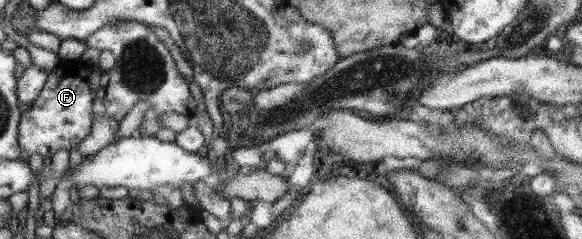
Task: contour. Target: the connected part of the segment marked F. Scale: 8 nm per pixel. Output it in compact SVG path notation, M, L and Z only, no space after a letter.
M79 59L69 63L65 69L57 66L47 74L46 81L30 109L22 113L18 125L18 141L28 156L38 154L49 157L59 149L70 150L90 133L92 125L92 100L95 98L101 80L93 65Z

